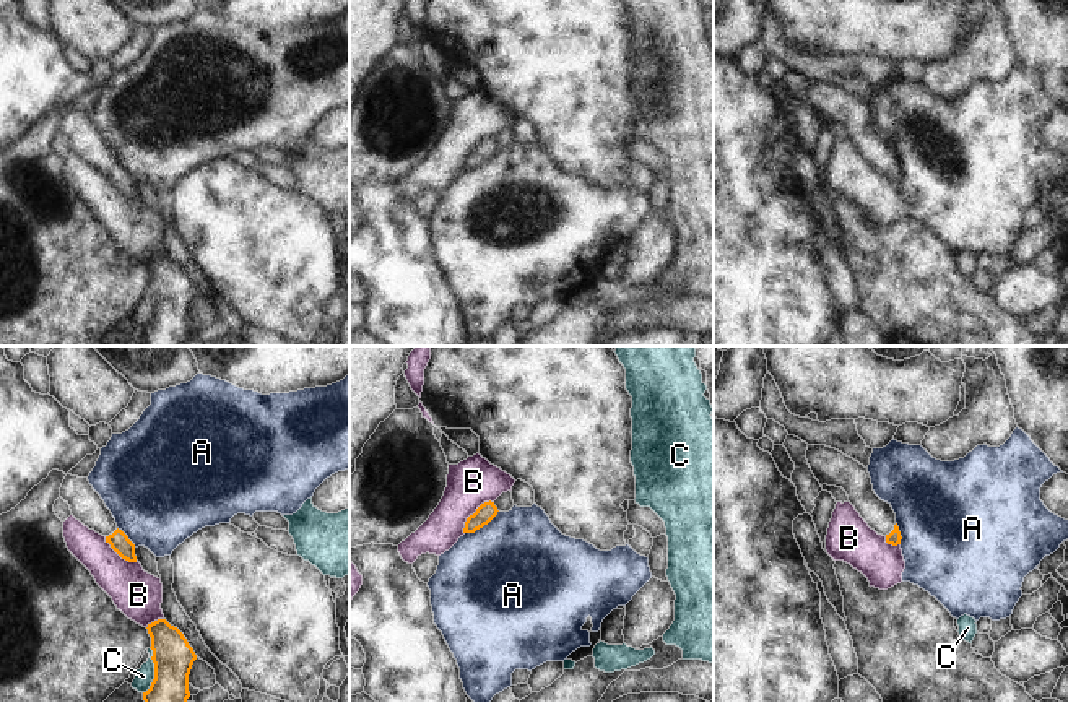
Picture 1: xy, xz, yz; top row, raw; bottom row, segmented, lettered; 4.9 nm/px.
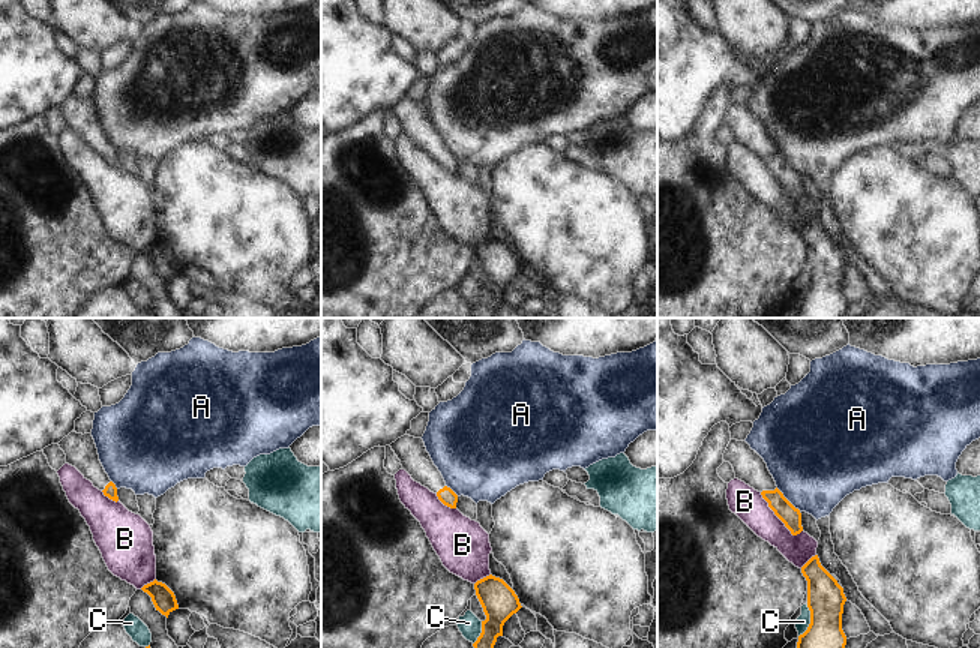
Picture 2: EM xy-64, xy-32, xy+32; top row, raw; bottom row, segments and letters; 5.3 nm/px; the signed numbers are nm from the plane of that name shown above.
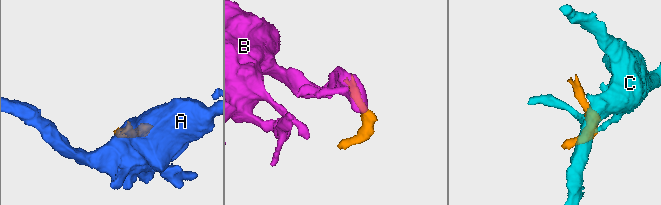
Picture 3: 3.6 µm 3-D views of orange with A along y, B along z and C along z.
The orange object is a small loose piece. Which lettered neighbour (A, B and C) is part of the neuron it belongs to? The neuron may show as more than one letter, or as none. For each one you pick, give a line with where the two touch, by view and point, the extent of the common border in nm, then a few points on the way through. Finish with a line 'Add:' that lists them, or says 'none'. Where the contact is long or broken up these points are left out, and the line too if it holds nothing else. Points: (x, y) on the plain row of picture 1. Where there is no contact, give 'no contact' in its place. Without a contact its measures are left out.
Add: none

